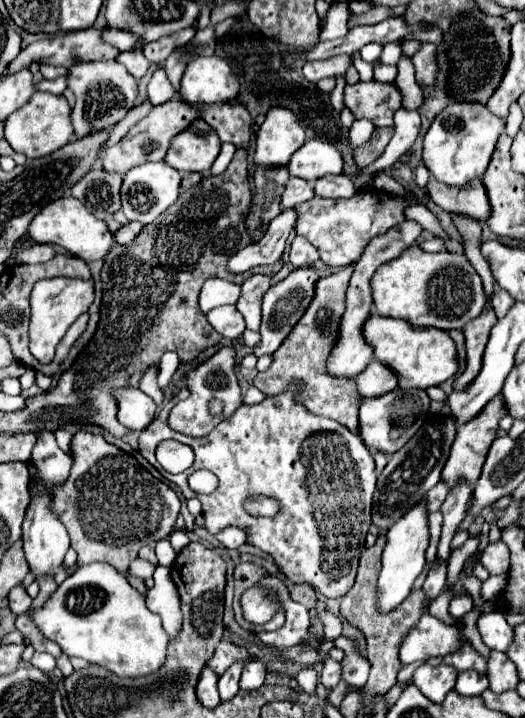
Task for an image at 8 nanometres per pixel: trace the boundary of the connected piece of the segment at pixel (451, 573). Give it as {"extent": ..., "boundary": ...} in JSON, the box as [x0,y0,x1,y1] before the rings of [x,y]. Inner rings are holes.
{"extent":[445,536,480,588],"boundary":[[[480,536],[476,538],[469,538],[462,546],[451,551],[451,556],[447,567],[445,588],[455,587],[457,581],[459,581],[459,575],[466,560],[472,555],[472,553],[475,553],[479,543]]]}

